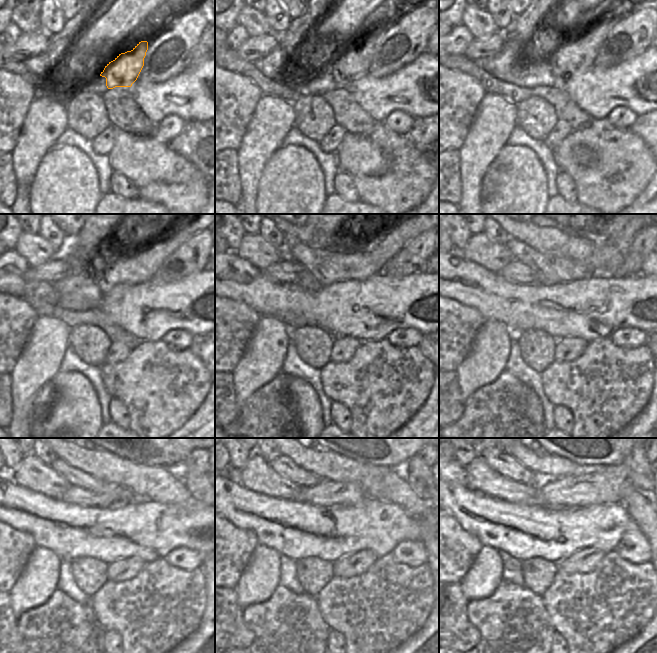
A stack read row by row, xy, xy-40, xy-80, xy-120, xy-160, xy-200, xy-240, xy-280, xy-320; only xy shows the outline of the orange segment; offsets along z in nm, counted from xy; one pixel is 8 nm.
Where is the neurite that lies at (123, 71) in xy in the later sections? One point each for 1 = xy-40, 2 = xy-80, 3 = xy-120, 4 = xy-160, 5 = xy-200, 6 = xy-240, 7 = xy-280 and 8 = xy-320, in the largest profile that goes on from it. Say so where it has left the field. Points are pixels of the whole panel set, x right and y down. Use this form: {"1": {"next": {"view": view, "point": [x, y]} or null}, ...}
{"1": {"next": {"view": "xy-40", "point": [351, 64]}}, "2": {"next": {"view": "xy-80", "point": [572, 57]}}, "3": {"next": {"view": "xy-120", "point": [138, 267]}}, "4": {"next": {"view": "xy-160", "point": [327, 266]}}, "5": {"next": {"view": "xy-200", "point": [550, 270]}}, "6": {"next": {"view": "xy-240", "point": [74, 476]}}, "7": {"next": {"view": "xy-280", "point": [283, 465]}}, "8": {"next": {"view": "xy-320", "point": [505, 464]}}}

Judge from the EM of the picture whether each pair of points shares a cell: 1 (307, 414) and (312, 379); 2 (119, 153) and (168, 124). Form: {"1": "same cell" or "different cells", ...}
{"1": "different cells", "2": "different cells"}

